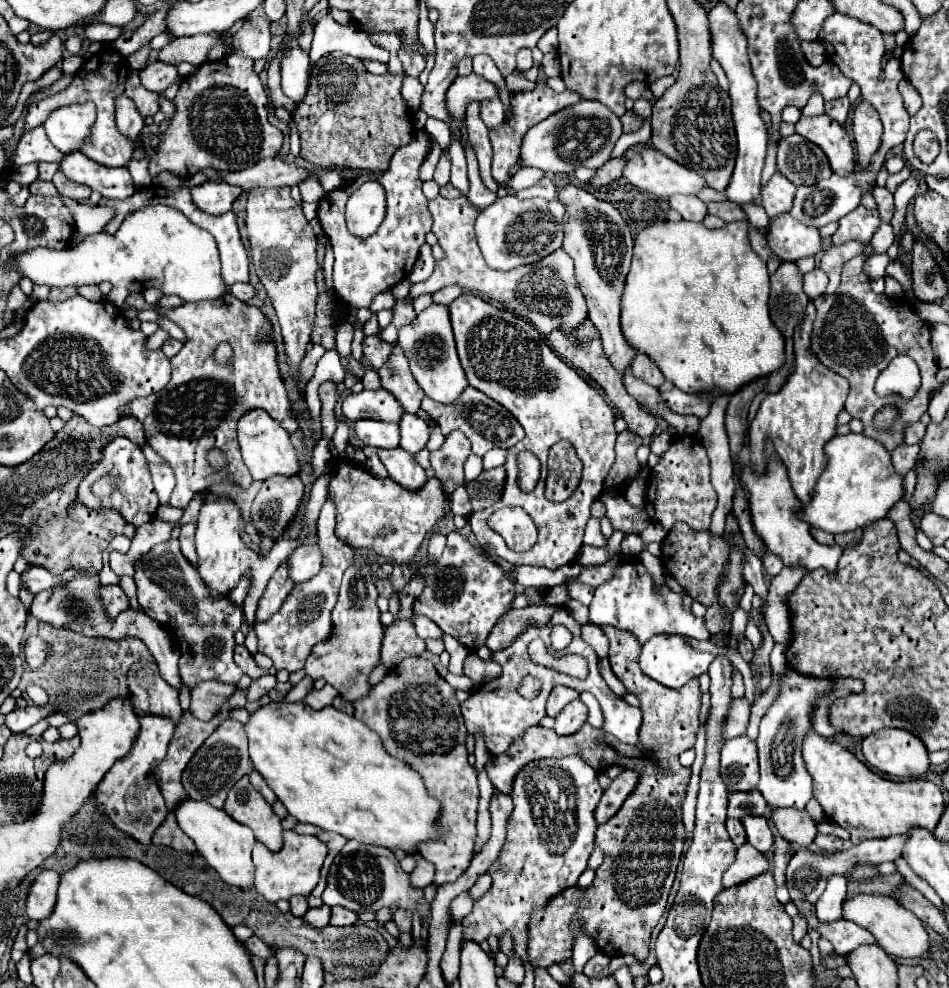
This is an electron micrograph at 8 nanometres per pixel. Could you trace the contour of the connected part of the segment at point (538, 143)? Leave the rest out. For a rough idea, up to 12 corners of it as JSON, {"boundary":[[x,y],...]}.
{"boundary":[[598,101],[536,123],[520,167],[600,169],[622,135]]}

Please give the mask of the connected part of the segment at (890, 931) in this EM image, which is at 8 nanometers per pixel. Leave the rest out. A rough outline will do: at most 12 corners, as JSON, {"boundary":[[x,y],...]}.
{"boundary":[[860,893],[844,919],[892,957],[930,951],[922,921],[898,901]]}

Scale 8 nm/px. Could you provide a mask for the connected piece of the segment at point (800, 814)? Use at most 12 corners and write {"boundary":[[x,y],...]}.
{"boundary":[[776,809],[778,833],[796,847],[818,835],[806,809]]}

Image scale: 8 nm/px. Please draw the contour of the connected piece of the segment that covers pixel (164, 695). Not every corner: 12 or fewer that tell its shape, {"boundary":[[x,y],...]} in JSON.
{"boundary":[[138,661],[128,689],[138,715],[180,723],[178,691],[154,661]]}

